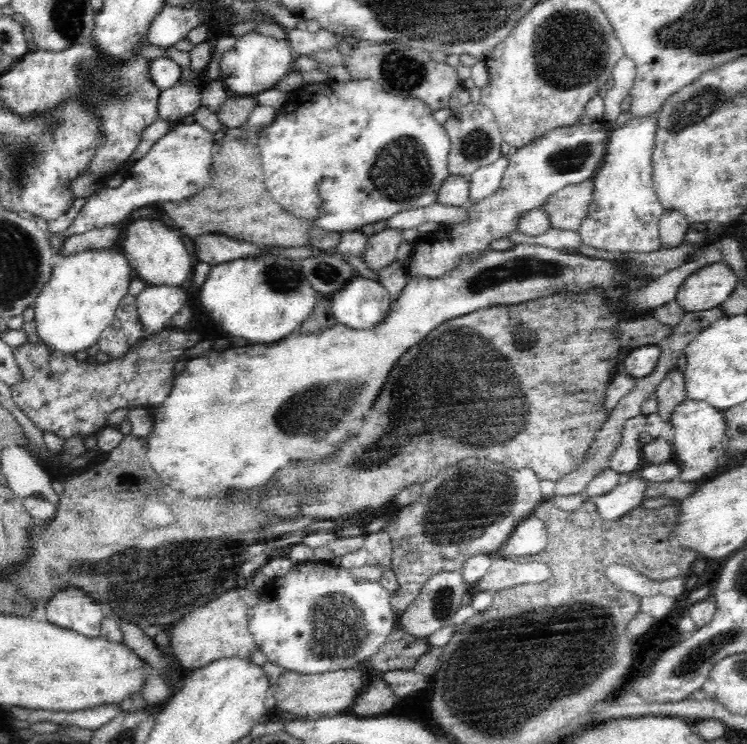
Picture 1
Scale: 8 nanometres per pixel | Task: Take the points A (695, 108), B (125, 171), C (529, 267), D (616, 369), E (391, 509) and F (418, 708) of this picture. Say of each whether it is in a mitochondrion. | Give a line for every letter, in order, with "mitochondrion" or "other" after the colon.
A: mitochondrion
B: other
C: mitochondrion
D: other
E: other
F: other

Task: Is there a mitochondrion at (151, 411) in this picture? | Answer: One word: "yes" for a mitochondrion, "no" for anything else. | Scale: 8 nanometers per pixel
no

